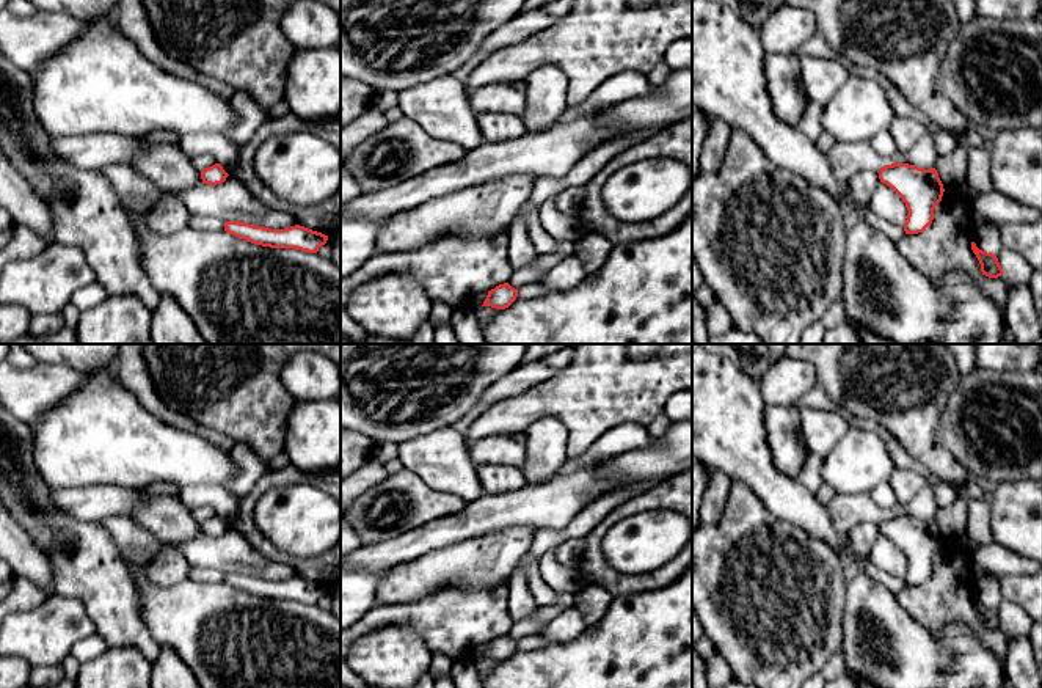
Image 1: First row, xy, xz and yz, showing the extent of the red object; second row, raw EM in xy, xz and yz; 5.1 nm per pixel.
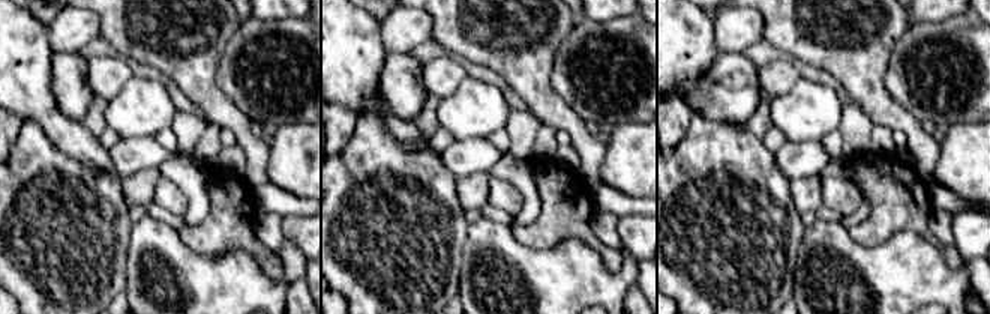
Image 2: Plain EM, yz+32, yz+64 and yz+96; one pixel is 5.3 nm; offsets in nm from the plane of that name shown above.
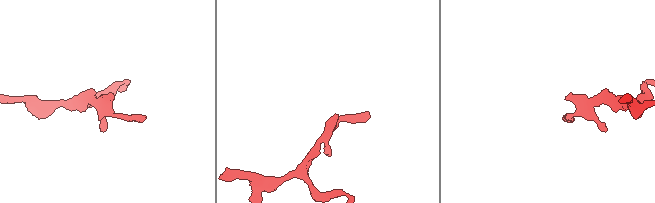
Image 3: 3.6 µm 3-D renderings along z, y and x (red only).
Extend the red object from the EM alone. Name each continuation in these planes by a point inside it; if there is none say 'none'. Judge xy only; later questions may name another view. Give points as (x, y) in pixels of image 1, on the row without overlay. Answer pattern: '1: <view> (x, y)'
none

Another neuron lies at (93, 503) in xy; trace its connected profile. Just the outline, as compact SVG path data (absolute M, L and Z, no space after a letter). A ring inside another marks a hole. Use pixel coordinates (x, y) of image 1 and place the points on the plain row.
M105 484L53 492L55 506L82 521L99 521L113 515L130 517L146 500L138 490Z

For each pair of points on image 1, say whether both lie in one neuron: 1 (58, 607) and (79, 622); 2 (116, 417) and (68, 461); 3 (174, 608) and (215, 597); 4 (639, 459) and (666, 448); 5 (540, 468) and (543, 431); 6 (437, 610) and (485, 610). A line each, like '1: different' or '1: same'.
1: same
2: same
3: same
4: same
5: same
6: same

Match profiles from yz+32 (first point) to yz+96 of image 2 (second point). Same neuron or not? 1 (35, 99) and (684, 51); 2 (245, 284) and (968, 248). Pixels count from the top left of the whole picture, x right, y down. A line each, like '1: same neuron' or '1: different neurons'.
1: same neuron
2: different neurons

